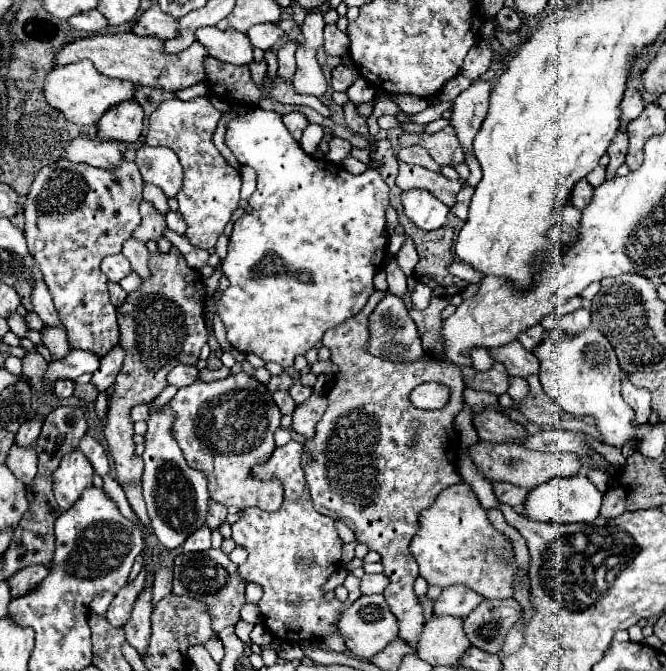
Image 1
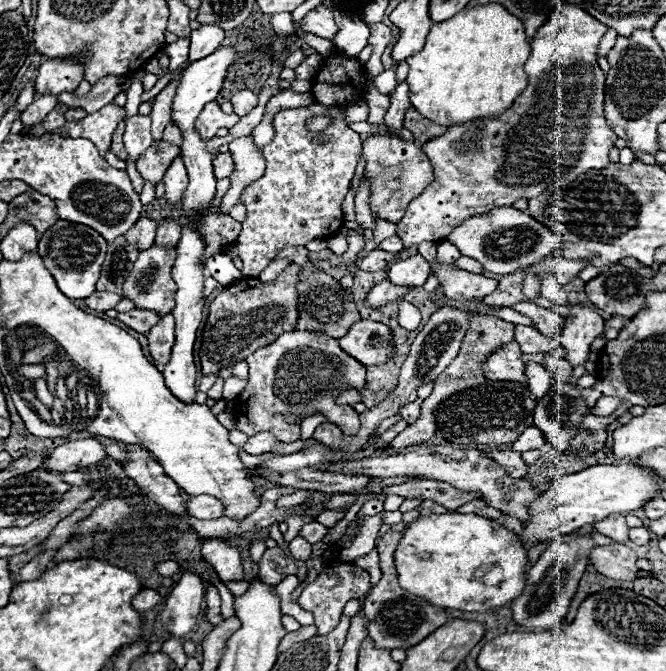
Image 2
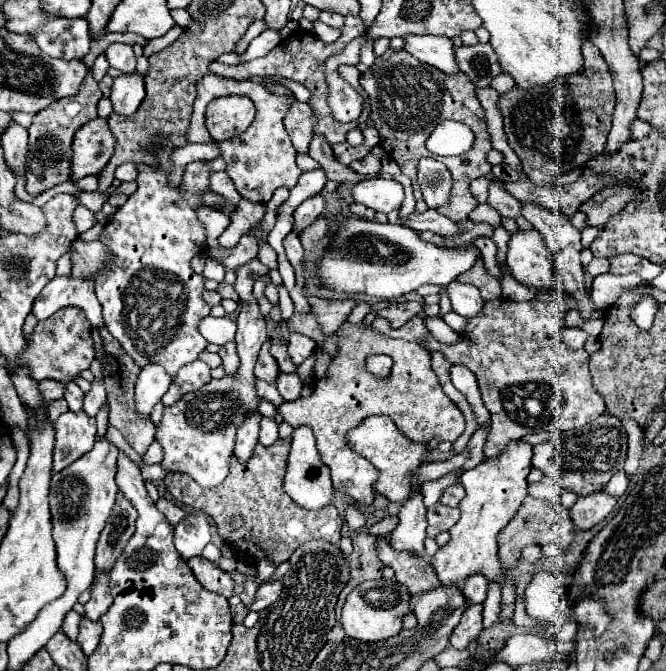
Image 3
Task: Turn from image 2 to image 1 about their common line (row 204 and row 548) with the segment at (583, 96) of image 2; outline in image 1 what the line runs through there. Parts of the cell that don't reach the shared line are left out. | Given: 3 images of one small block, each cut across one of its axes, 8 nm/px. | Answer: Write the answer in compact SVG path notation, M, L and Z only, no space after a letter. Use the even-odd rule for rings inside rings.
M468 482L448 486L418 518L420 528L410 542L410 552L418 562L420 576L428 584L440 588L464 584L484 598L512 598L512 582L518 568L512 542L488 522L486 510Z

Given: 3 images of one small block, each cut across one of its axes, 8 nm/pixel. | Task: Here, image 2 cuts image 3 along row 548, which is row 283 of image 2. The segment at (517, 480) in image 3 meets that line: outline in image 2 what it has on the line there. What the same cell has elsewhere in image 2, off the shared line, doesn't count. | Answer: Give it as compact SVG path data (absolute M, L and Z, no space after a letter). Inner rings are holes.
M432 262L432 270L440 282L440 288L446 298L452 300L482 300L492 294L498 285L496 280L490 280L482 274L472 274L456 268L454 264L438 264Z

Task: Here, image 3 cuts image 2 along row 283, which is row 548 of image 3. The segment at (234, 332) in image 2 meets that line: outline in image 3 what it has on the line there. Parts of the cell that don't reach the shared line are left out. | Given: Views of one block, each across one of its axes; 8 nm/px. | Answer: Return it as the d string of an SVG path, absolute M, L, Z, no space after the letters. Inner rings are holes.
M278 440L276 446L264 448L264 446L256 446L252 458L248 460L248 466L236 466L236 458L232 458L230 462L230 474L228 478L216 486L216 488L202 488L190 478L187 474L179 472L170 472L164 478L164 484L168 488L168 492L182 504L192 506L192 508L200 508L204 514L208 512L210 518L216 522L218 532L224 540L228 540L234 548L236 548L236 556L238 558L246 558L252 564L256 564L266 552L272 552L272 558L276 564L288 560L292 556L292 552L302 546L308 540L326 540L326 542L338 542L340 540L340 528L342 528L342 518L338 514L338 510L334 506L326 506L326 510L304 510L300 506L296 506L292 502L292 498L284 492L284 468L286 468L286 456L290 452L290 442L282 442ZM232 516L242 516L244 518L244 530L236 530L232 532L228 528L228 520Z

